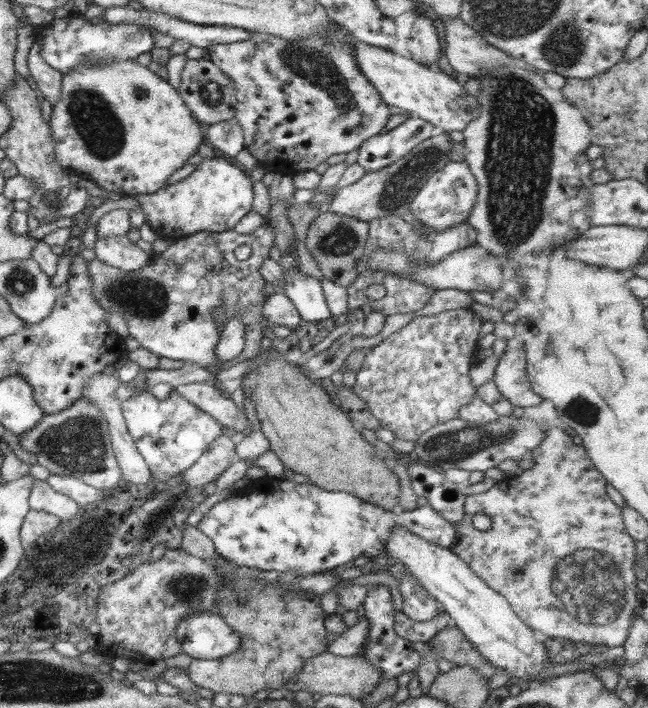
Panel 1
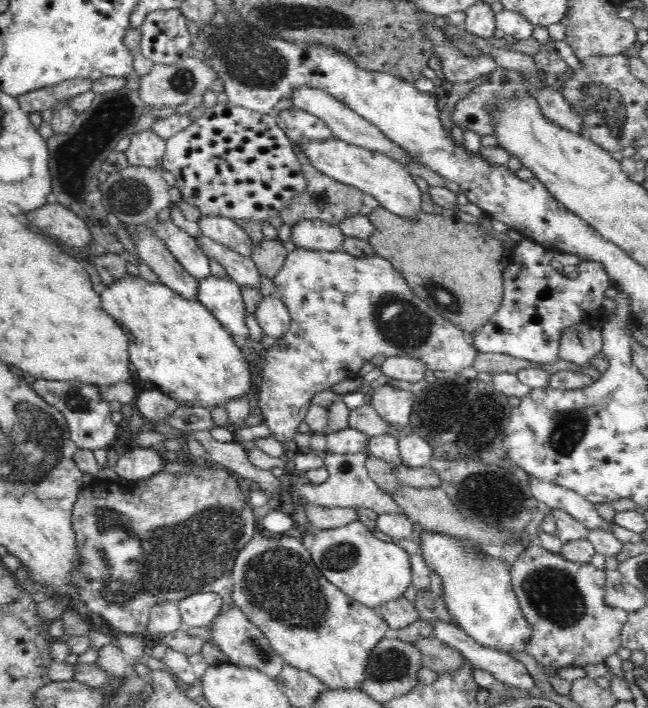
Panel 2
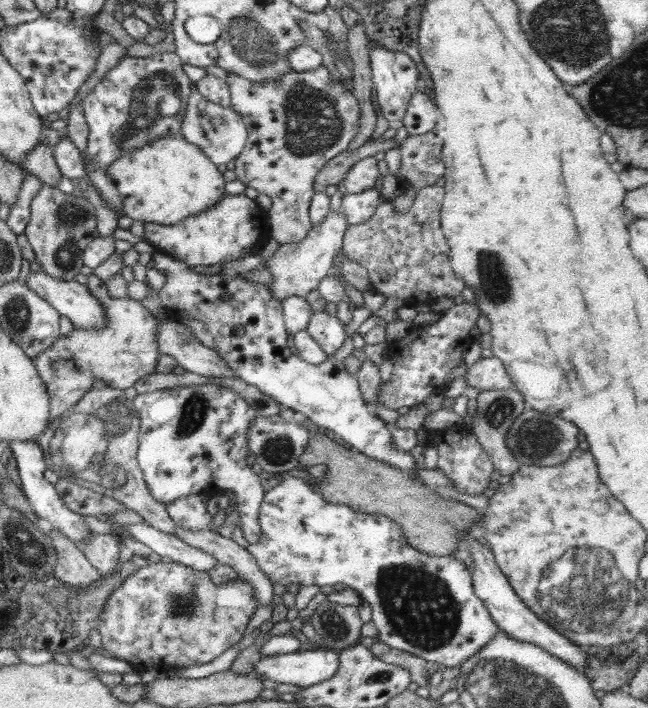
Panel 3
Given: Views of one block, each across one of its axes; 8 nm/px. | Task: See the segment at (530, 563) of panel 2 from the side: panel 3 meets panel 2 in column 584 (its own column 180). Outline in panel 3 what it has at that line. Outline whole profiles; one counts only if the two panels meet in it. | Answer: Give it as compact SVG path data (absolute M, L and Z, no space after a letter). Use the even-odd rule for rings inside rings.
M151 563L124 579L121 586L108 597L98 615L97 630L101 634L99 651L127 661L140 669L160 665L190 667L212 662L243 637L244 630L260 604L254 599L254 588L236 576L232 582L218 586L206 572L179 563Z

